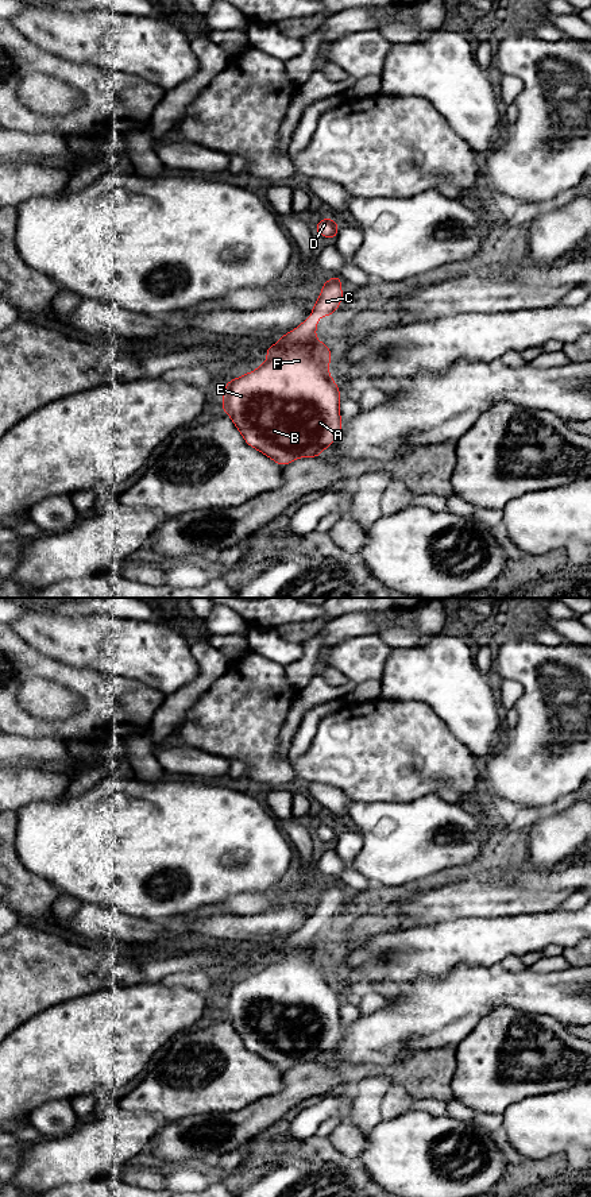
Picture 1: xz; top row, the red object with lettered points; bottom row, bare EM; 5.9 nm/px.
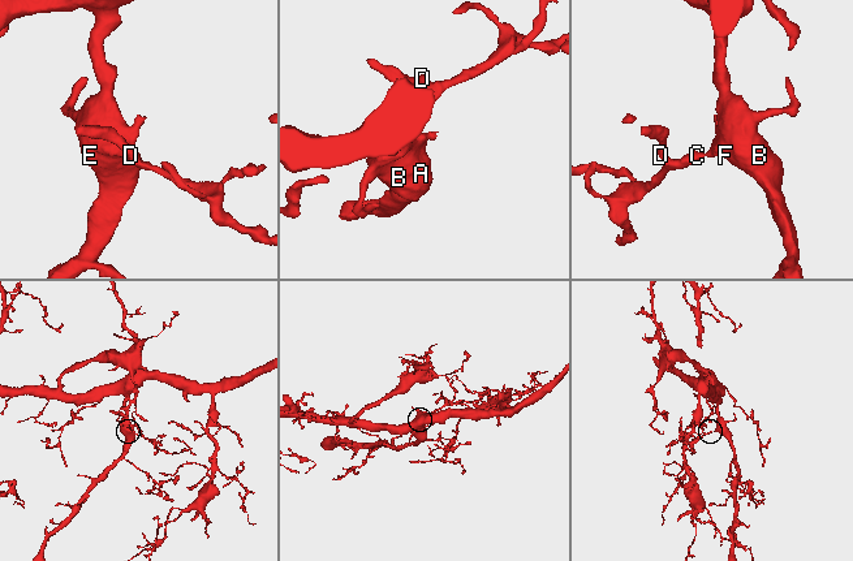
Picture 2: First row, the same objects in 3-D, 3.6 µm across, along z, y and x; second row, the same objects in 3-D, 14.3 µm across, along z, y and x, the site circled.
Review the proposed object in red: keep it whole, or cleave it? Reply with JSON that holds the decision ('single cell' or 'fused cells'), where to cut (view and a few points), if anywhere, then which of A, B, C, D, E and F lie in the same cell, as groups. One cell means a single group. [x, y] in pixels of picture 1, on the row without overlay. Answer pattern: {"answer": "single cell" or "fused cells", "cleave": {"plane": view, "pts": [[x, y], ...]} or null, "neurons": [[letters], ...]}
{"answer": "single cell", "cleave": null, "neurons": [["A", "B", "C", "D", "E", "F"]]}

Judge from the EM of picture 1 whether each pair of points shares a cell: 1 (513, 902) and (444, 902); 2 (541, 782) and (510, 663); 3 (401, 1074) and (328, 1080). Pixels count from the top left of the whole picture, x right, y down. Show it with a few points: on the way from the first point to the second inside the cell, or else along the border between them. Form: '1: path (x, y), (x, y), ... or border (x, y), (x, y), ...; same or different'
1: path (495, 900), (462, 900); same
2: path (532, 752), (532, 692); same
3: path (383, 1070), (362, 1070), (346, 1074); same

